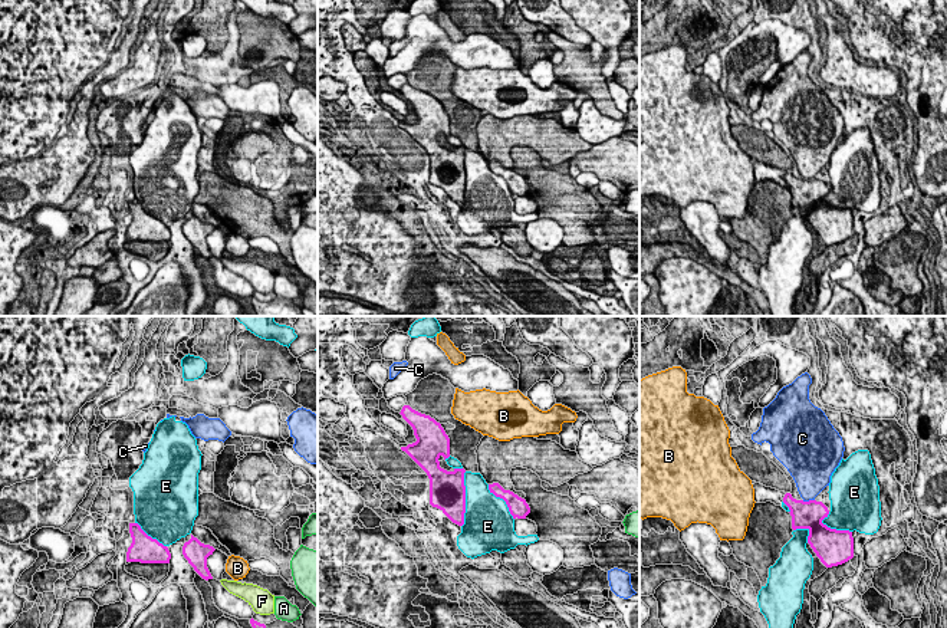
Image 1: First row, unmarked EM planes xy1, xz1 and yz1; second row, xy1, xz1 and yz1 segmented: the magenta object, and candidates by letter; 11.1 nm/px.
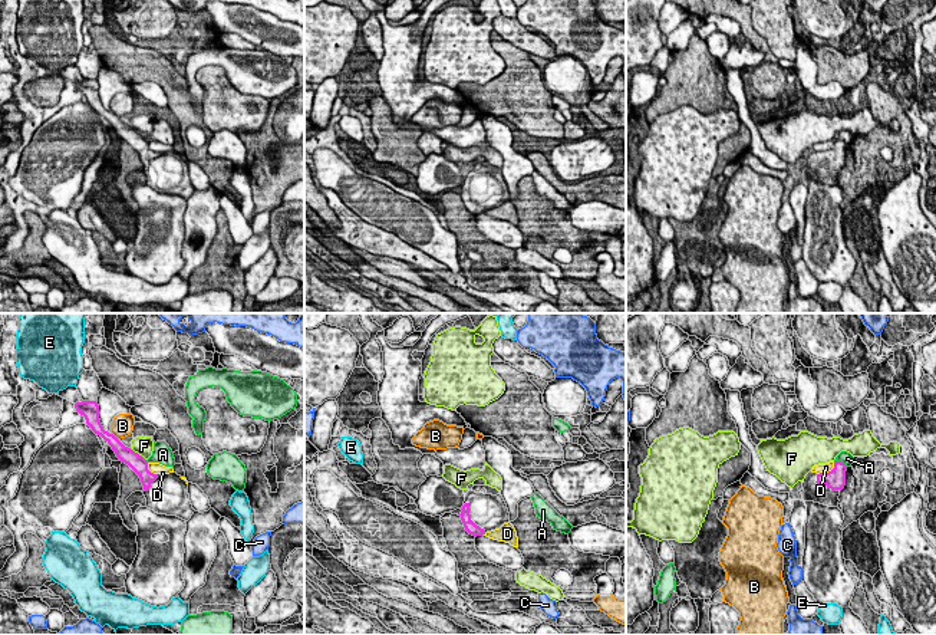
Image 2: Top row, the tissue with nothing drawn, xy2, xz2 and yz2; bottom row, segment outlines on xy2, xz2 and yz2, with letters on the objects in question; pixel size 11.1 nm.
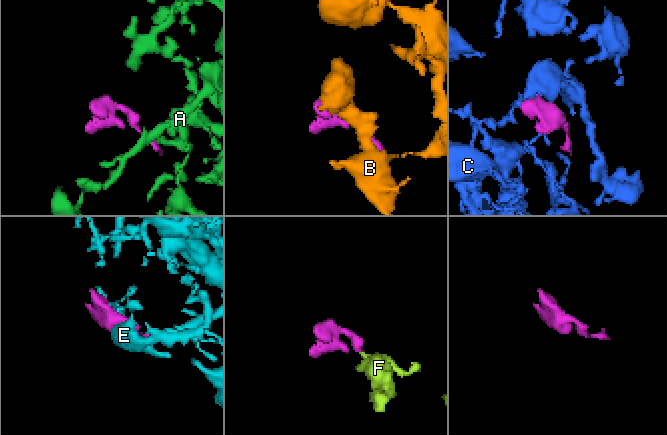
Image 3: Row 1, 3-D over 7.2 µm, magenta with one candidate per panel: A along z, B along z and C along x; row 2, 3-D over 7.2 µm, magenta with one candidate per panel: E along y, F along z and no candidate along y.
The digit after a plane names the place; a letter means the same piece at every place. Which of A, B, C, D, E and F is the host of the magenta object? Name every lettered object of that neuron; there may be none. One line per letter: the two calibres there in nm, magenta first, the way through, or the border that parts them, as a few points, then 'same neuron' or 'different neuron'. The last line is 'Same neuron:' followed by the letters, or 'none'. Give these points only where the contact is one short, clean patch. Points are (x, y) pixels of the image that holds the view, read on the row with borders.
A: calibres 220 and 140 nm; border yz2 (834, 460), (840, 460), (846, 467); different neuron
B: calibres 170 and 260 nm; border xy2 (112, 433), (118, 440); different neuron
C: calibres 320 and 360 nm; different neuron
D: calibres 220 and 100 nm; border yz2 (834, 461), (830, 470), (817, 474); different neuron
E: calibres 420 and 420 nm; different neuron
F: calibres 180 and 220 nm; border xy2 (132, 448), (145, 460); different neuron
Same neuron: none

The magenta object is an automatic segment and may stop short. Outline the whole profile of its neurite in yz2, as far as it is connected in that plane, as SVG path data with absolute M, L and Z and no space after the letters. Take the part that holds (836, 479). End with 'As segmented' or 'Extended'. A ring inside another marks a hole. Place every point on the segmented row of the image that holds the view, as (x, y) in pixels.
M834 461L834 468L828 473L810 471L802 483L802 500L837 507L840 491L846 486L846 471L847 467L841 461Z. Extended

